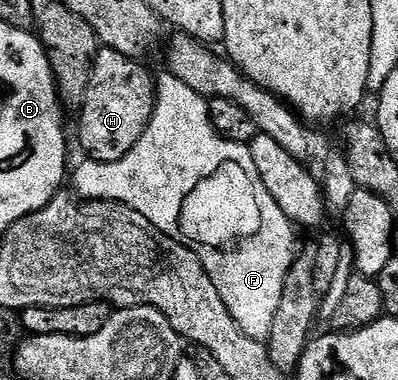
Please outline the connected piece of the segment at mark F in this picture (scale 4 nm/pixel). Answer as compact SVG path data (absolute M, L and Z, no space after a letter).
M163 71L160 75L157 74L154 114L144 131L144 135L140 135L136 147L132 147L132 151L128 151L128 155L124 155L124 159L119 161L82 159L82 162L75 169L73 166L72 181L73 177L74 189L79 193L77 194L79 198L87 201L118 201L122 205L127 205L129 209L141 215L143 222L151 230L157 231L163 238L165 238L164 236L171 237L172 240L179 241L184 248L191 249L198 256L199 262L197 261L197 264L200 266L201 272L205 273L206 278L213 283L215 291L220 295L224 307L228 307L228 311L240 327L240 331L244 331L244 335L263 343L268 340L272 317L275 314L277 303L280 302L282 287L285 285L288 274L292 269L292 262L296 257L296 243L294 245L294 237L290 234L292 223L284 215L284 211L280 211L276 199L272 199L272 195L268 195L268 191L256 171L256 163L252 163L250 146L232 143L218 136L218 132L214 130L210 122L210 107L207 98L201 97L196 91L192 91L192 87L188 87L188 83L180 83L180 79L176 79L174 74L169 71Z

